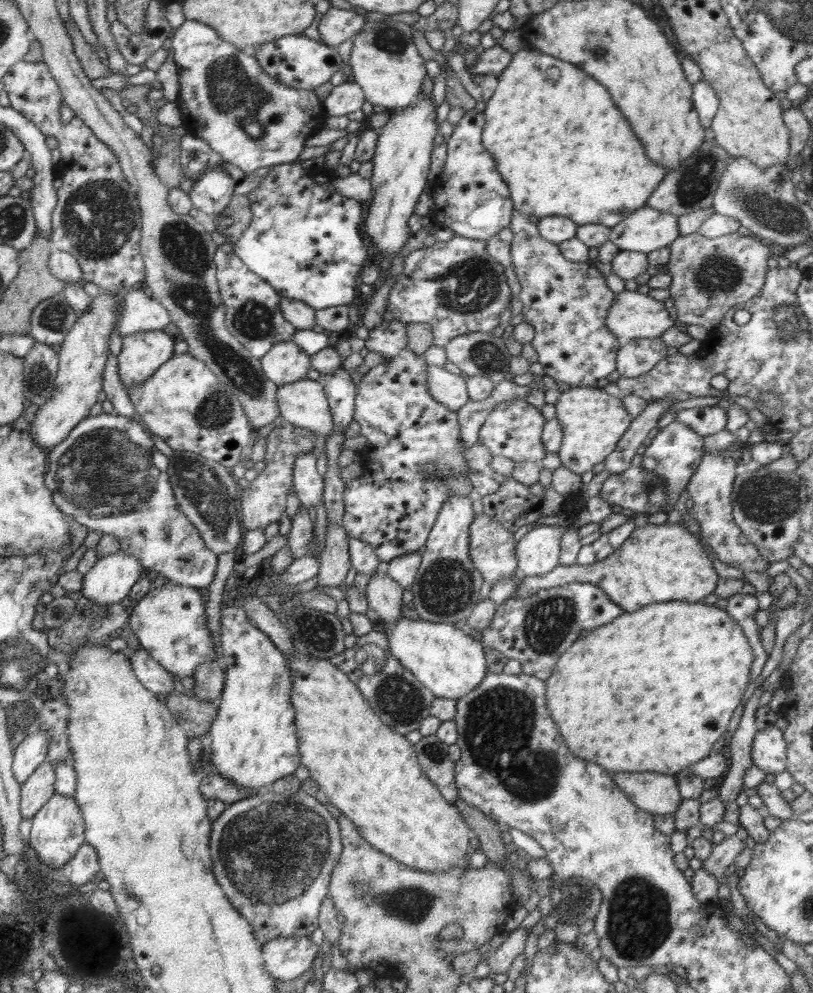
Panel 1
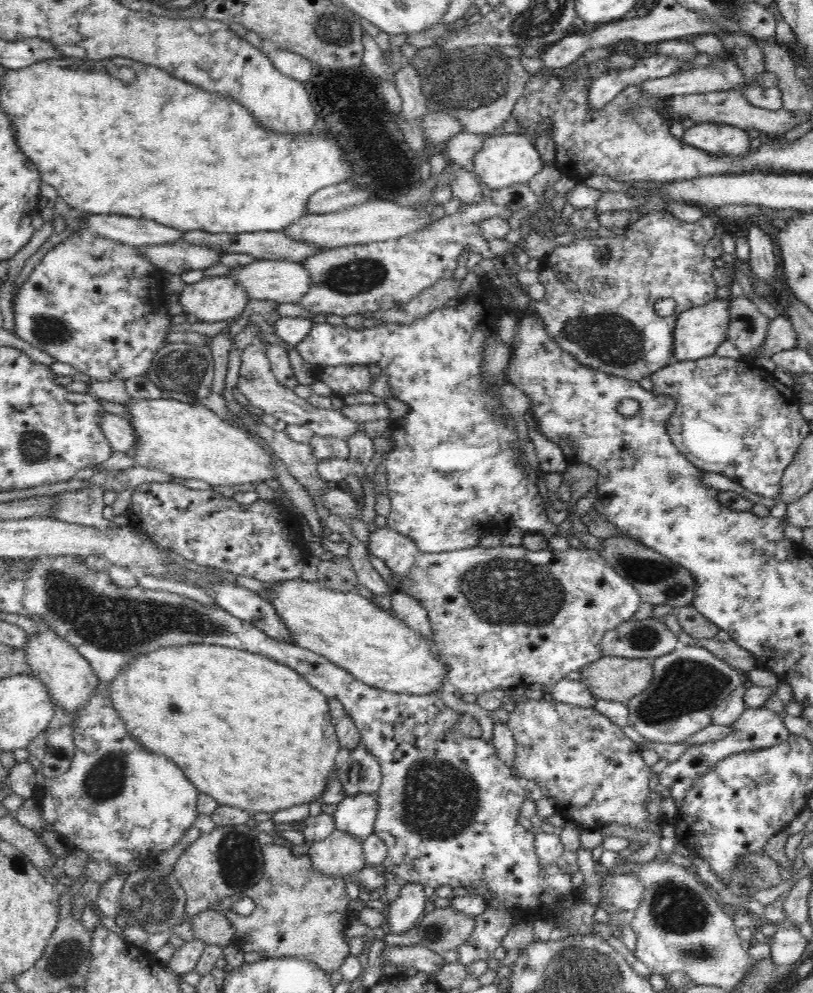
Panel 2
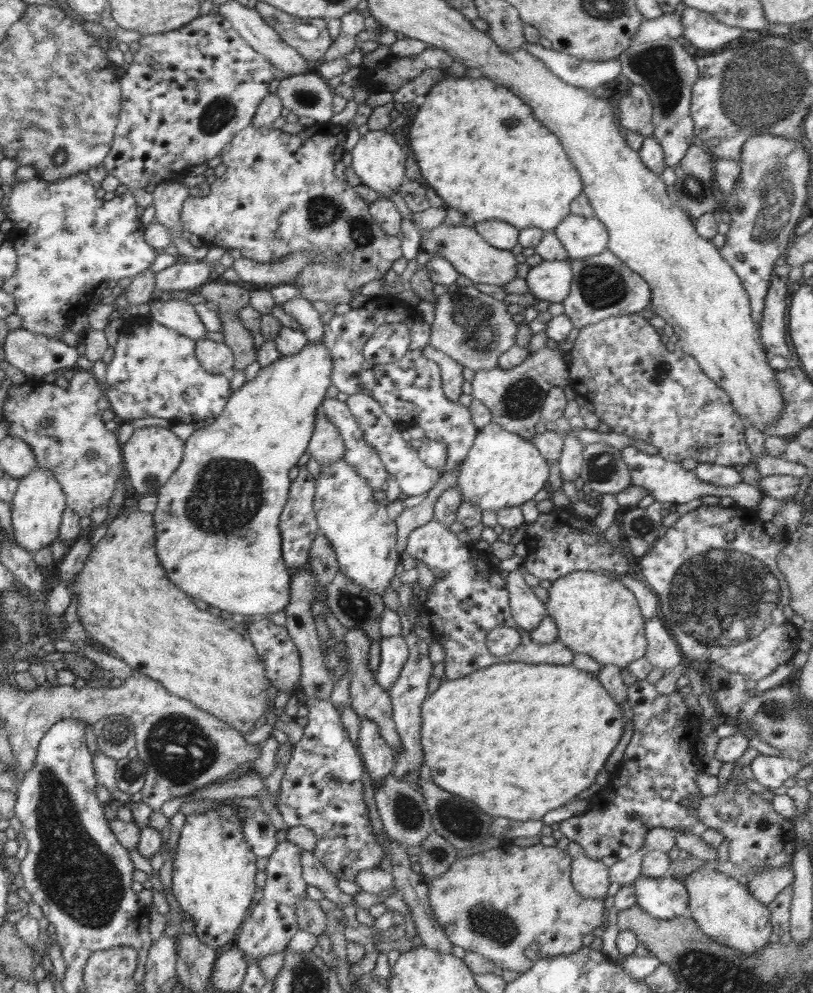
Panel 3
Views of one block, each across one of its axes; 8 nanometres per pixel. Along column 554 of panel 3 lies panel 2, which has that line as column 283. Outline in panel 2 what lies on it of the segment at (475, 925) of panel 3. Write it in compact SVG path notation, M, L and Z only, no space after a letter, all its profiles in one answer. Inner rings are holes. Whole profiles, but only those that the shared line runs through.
M281 844L262 845L265 867L262 878L252 888L247 888L244 894L233 895L229 901L232 904L242 898L252 898L256 907L250 916L241 916L234 910L219 910L218 906L211 909L225 912L228 921L234 927L233 944L244 952L260 952L264 958L301 957L320 967L326 974L339 970L344 959L350 955L348 941L344 933L348 925L348 904L351 901L346 893L346 884L342 876L324 876L311 863L309 855L294 855L290 848Z

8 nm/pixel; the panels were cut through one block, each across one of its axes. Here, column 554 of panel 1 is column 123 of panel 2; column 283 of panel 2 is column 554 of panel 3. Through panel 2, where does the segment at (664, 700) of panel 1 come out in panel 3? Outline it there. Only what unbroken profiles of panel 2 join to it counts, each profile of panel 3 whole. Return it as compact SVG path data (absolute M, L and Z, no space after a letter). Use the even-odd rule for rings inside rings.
M502 663L472 672L469 676L450 680L440 684L440 688L426 698L420 709L422 713L422 728L420 728L420 743L422 743L423 763L430 769L432 781L438 787L466 800L474 802L482 808L486 814L493 817L506 817L512 820L542 820L542 817L550 810L564 806L574 801L580 792L590 788L594 782L604 778L605 764L610 758L614 748L618 746L620 738L624 736L625 720L621 706L601 686L599 679L590 672L578 670L570 666L558 666L554 664L522 664Z

